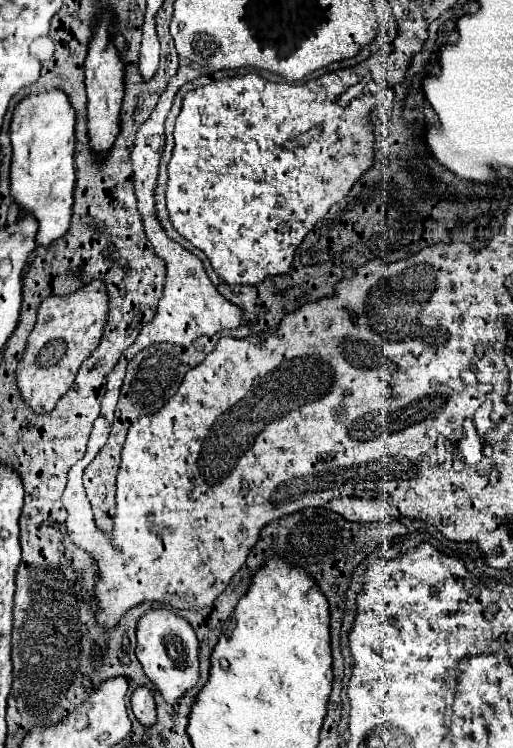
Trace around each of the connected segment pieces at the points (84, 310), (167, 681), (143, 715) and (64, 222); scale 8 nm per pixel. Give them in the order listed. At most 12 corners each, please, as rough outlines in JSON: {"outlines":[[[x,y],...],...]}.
{"outlines":[[[106,283],[42,301],[16,371],[52,411],[108,321]],[[170,609],[136,627],[136,657],[166,701],[198,681],[198,639]],[[138,687],[130,703],[138,721],[156,721],[156,703],[148,687]],[[60,89],[12,115],[10,191],[50,245],[74,205],[76,113]]]}

